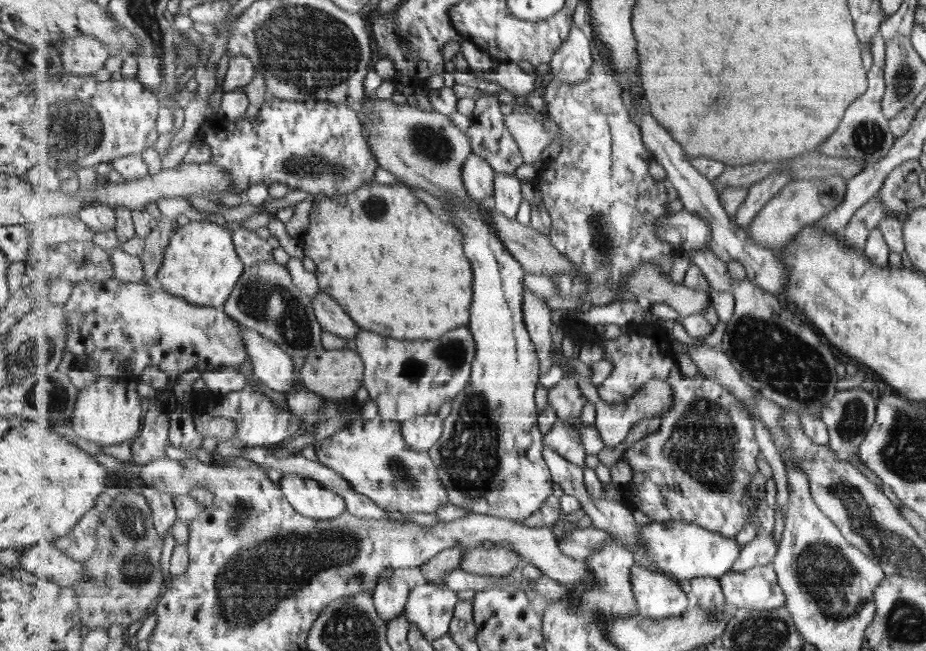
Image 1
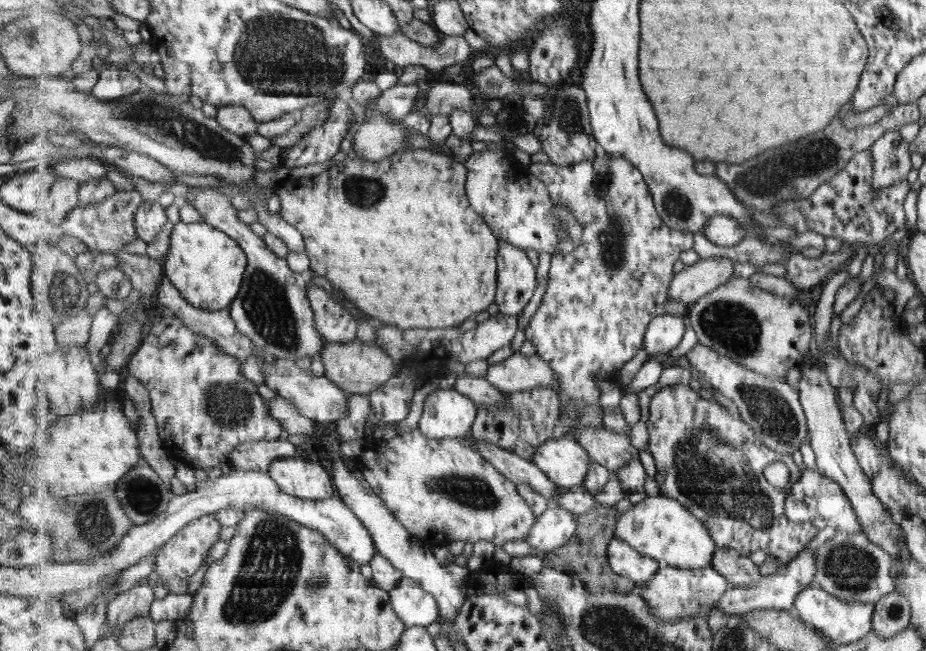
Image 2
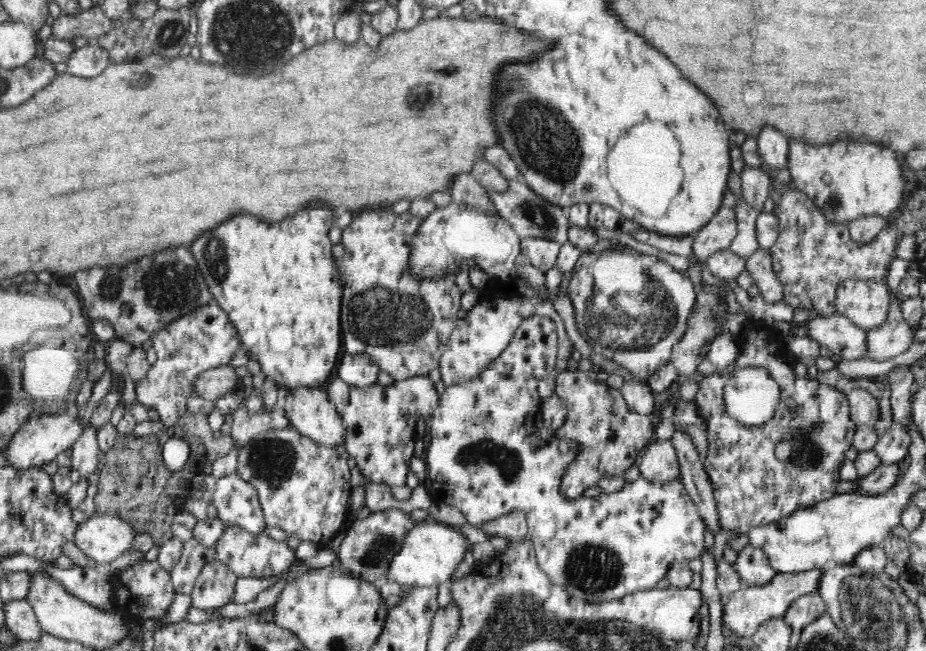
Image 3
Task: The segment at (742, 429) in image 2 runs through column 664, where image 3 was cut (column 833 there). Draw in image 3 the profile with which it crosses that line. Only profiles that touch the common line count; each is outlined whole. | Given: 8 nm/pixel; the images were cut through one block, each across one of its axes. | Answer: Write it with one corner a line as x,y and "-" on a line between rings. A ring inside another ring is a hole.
750,319
742,334
736,337
738,349
733,361
699,382
694,401
706,425
708,452
703,465
713,486
719,524
724,529
738,531
741,536
746,536
751,528
780,521
796,510
812,507
836,495
840,466
844,462
846,450
853,444
855,431
855,424
849,419
850,407
844,395
817,379
798,377
792,365
784,358
784,353
788,350
788,338
784,338
776,328
773,330
769,324
753,321
-
744,367
766,368
781,386
779,408
774,418
760,428
744,426
726,414
723,386
733,371

